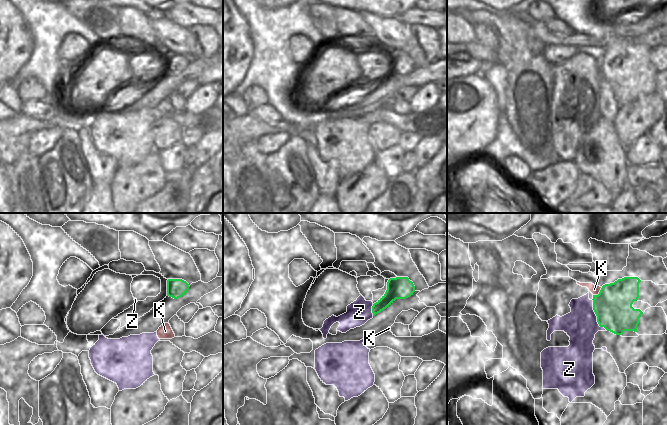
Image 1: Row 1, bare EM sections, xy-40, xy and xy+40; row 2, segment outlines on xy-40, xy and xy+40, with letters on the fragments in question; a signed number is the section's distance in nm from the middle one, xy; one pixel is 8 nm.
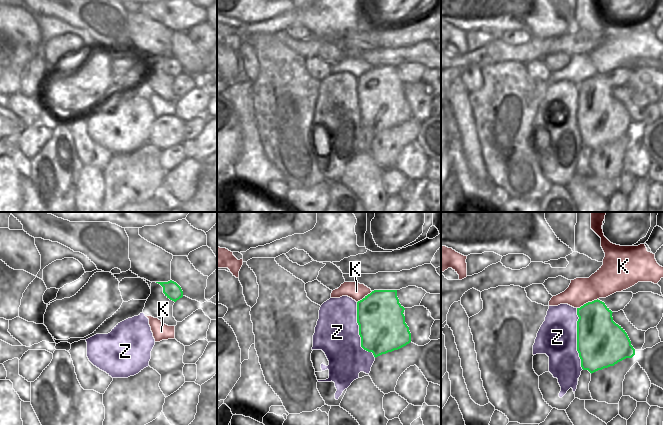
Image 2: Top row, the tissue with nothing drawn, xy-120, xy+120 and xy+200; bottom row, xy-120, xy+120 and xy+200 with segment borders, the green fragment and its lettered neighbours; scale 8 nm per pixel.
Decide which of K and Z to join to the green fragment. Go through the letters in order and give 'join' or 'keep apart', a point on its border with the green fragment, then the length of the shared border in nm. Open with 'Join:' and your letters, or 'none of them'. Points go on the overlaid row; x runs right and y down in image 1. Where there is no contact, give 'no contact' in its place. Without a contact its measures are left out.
Join: Z
K: keep apart; contact xy+40 (599, 293); length 100 nm
Z: join; contact xy+40 (596, 315); length 280 nm

